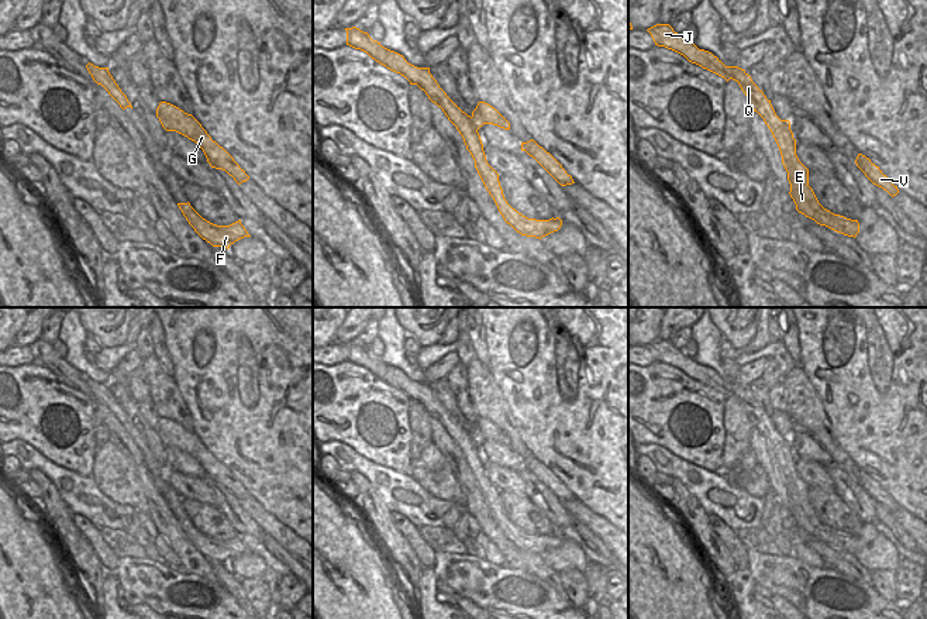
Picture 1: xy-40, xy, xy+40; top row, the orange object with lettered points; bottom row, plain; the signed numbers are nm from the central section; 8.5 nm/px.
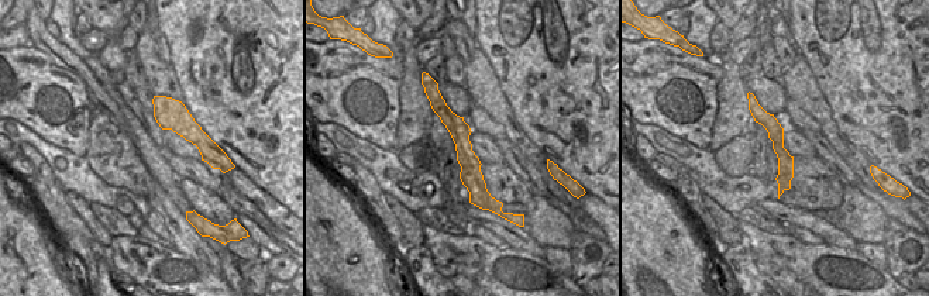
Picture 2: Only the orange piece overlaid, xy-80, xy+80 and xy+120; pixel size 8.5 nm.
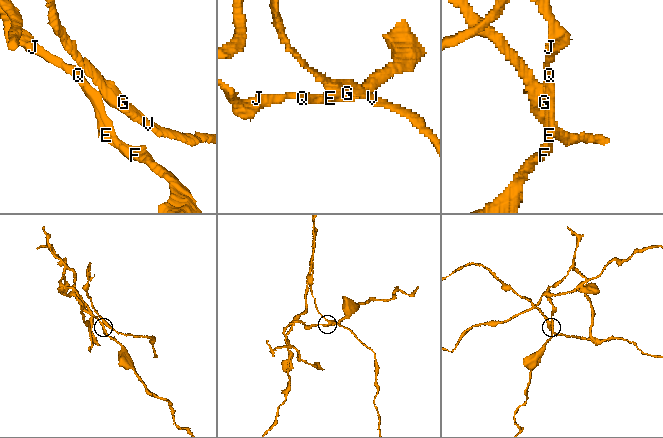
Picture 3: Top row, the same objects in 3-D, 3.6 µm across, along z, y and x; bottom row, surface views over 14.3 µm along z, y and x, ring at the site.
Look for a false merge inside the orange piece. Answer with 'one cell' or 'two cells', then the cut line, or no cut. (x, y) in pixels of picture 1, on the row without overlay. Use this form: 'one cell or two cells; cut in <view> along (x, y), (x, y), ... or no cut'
two cells; cut in xy along (472, 432), (476, 446)

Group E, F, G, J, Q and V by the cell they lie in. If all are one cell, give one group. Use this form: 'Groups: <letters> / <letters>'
Groups: E F J Q / G V

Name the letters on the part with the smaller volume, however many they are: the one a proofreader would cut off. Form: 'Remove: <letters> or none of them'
Remove: G, V

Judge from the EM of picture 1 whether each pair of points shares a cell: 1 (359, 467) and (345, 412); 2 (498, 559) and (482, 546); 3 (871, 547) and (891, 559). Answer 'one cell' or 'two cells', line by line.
1: two cells
2: one cell
3: one cell

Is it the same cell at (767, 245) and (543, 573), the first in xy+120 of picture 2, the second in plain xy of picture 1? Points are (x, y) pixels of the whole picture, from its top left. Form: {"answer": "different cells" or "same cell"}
{"answer": "different cells"}

